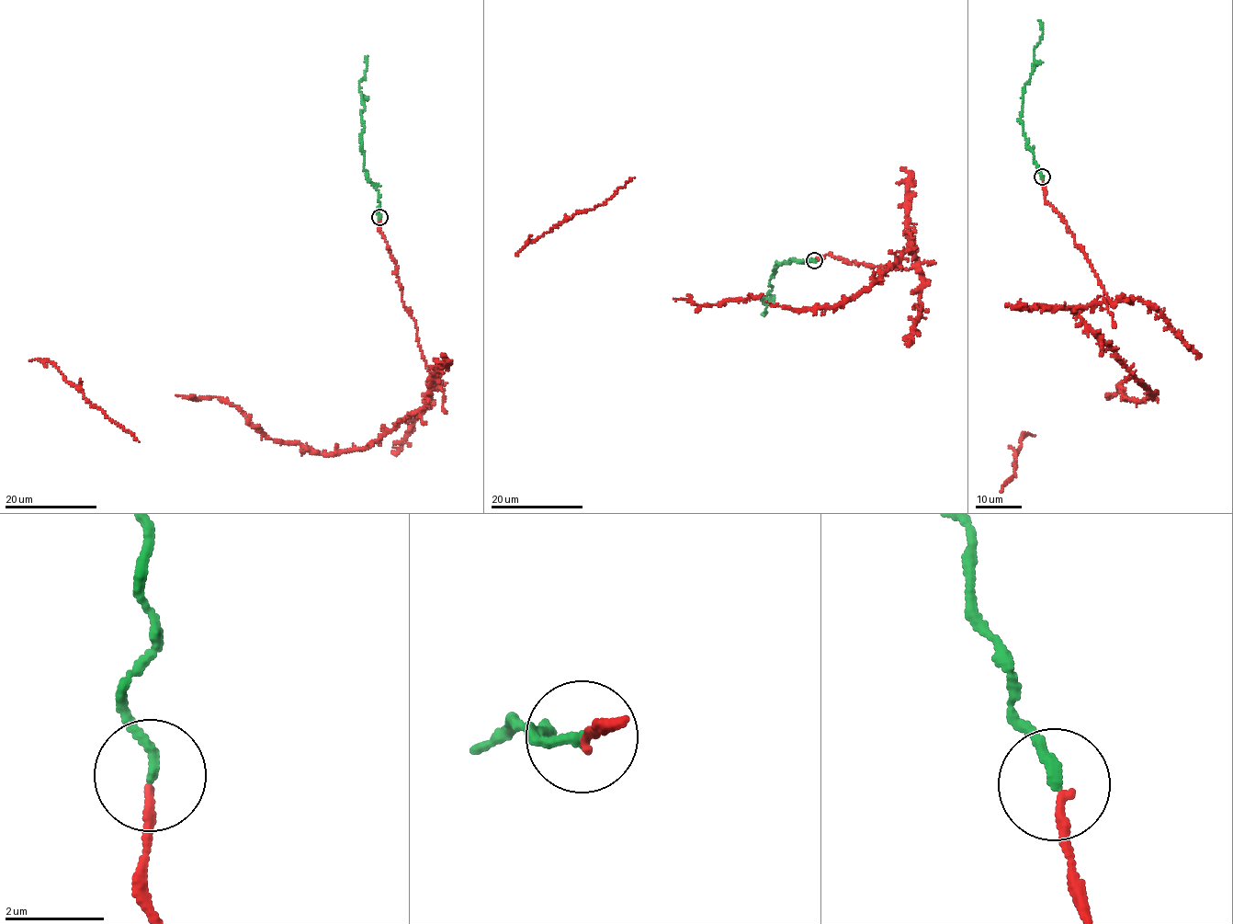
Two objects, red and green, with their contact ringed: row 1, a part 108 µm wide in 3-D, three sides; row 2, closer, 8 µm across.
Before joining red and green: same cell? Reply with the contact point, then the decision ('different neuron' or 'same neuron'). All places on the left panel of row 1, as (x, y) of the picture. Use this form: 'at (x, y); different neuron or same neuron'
at (379, 217); same neuron

